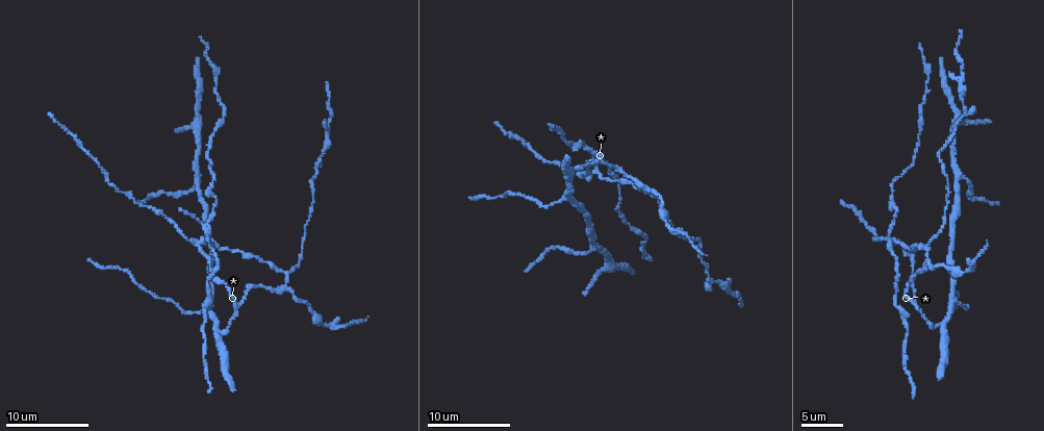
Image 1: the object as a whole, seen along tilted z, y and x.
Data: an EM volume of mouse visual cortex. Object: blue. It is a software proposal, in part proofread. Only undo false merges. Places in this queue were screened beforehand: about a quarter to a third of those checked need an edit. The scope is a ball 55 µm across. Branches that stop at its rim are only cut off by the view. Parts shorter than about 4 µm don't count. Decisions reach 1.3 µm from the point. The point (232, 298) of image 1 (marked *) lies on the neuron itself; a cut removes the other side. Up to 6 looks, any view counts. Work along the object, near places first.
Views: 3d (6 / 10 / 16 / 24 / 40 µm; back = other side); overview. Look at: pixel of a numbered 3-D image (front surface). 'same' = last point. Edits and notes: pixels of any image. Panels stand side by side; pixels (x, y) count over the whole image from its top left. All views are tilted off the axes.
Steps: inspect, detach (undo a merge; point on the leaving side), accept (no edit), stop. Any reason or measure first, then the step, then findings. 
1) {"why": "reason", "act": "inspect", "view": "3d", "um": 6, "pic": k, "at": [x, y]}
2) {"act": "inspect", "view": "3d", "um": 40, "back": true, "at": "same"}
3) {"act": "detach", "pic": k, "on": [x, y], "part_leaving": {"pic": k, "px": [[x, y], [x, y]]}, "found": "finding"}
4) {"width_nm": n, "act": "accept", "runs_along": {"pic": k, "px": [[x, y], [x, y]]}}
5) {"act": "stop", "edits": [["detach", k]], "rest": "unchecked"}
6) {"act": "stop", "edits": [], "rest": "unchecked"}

{"why": "sudden change in width", "act": "inspect", "view": "3d", "um": 6, "pic": 1, "at": [214, 278]}

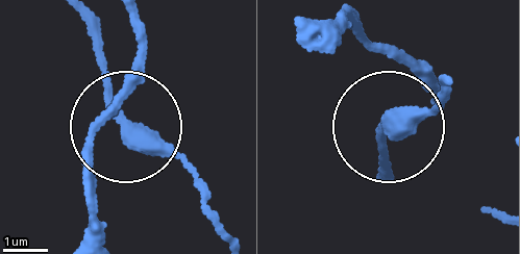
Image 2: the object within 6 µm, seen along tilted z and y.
{"act": "inspect", "view": "3d", "um": 6, "back": true, "pic": 2, "at": [124, 119]}

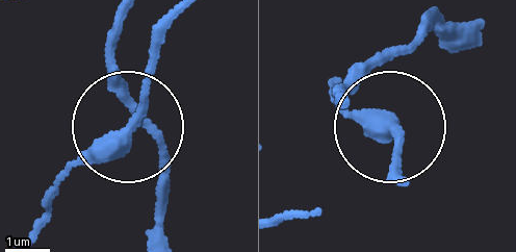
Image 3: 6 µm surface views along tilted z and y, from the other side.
{"act": "accept", "runs_along": {"pic": 3, "px": [[32, 238], [54, 179], [127, 133], [161, 14]]}, "found": "continuous, no second neuron"}

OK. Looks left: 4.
{"why": "small branch off a trunk", "act": "inspect", "view": "3d", "um": 6, "pic": 1, "at": [564, 199]}

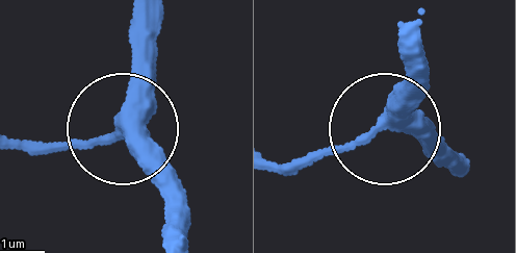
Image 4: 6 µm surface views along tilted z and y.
{"act": "inspect", "view": "3d", "um": 6, "back": true, "pic": 4, "at": [383, 125]}

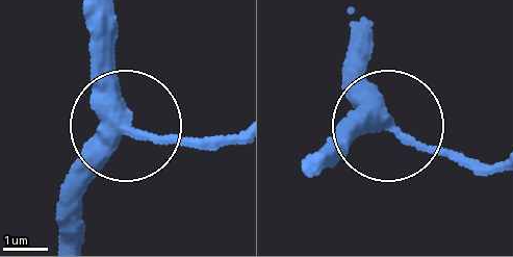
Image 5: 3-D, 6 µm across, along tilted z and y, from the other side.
{"width_nm": 310, "act": "accept", "found": "one neuron here"}

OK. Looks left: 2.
{"why": "thick turns thin", "act": "inspect", "view": "3d", "um": 10, "pic": 1, "at": [205, 312]}

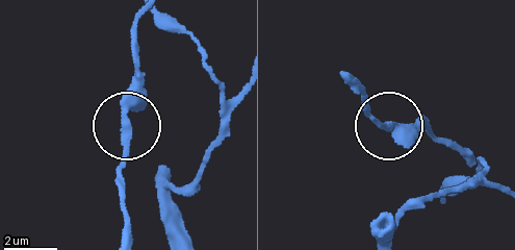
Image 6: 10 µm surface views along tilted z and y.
{"act": "accept", "found": "one neuron here"}

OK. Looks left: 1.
{"act": "stop", "edits": [], "rest": "unchecked"}

